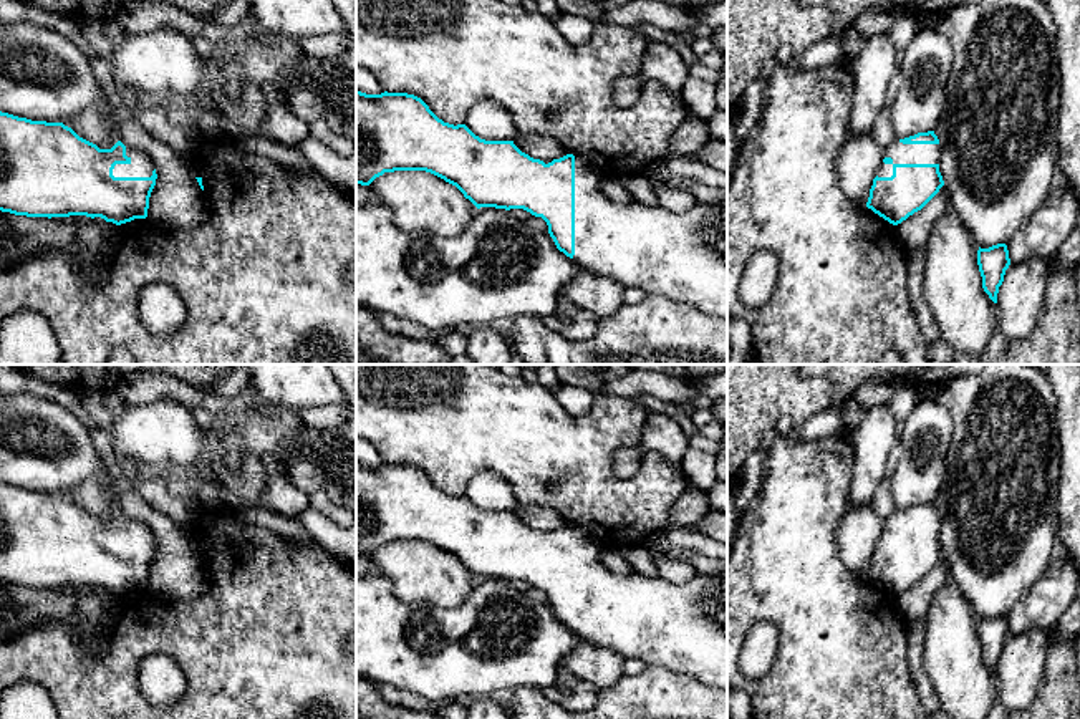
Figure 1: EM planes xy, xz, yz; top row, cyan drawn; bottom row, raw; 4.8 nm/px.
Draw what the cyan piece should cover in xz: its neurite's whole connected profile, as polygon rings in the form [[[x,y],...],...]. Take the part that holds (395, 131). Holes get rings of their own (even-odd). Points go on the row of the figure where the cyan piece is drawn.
[[[356,89],[356,184],[369,186],[384,172],[426,171],[456,186],[477,209],[523,209],[542,217],[557,249],[581,270],[615,280],[624,290],[641,288],[648,297],[689,303],[699,311],[727,321],[727,200],[696,204],[686,212],[671,212],[643,202],[618,204],[598,187],[598,171],[583,157],[567,154],[553,161],[533,159],[513,141],[485,141],[465,124],[439,119],[417,96],[407,93],[366,94]]]

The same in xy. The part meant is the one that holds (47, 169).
[[[0,111],[0,210],[27,217],[101,217],[116,225],[146,219],[156,186],[147,152],[118,141],[111,149],[80,138],[63,123],[31,121]]]

